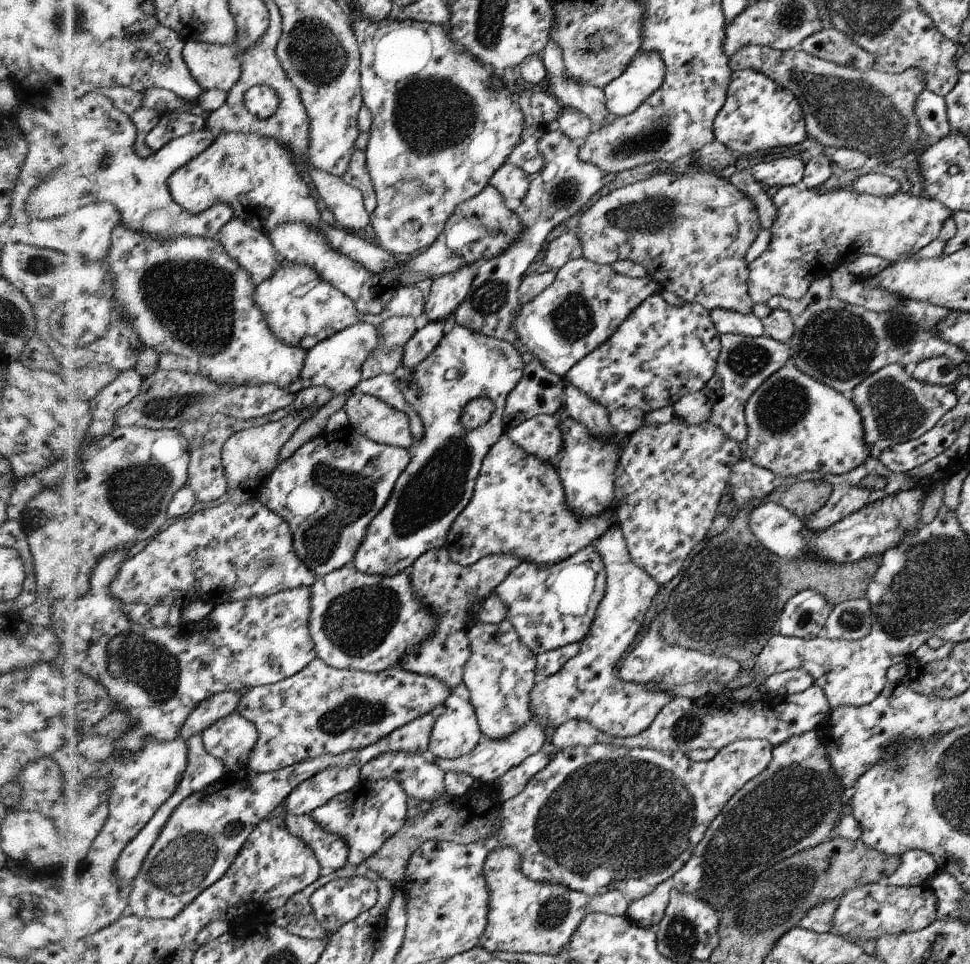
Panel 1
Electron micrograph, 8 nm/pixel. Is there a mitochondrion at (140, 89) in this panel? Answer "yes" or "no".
no

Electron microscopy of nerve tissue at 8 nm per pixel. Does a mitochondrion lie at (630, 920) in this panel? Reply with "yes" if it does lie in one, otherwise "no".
no

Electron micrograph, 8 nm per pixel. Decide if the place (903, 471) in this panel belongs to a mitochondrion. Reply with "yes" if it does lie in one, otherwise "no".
no

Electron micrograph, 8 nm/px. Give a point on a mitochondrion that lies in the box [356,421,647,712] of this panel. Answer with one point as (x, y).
(437, 488)

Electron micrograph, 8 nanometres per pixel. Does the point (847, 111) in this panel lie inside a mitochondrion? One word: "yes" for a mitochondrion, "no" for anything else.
yes

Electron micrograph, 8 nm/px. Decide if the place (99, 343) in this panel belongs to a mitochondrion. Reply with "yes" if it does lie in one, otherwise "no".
no

